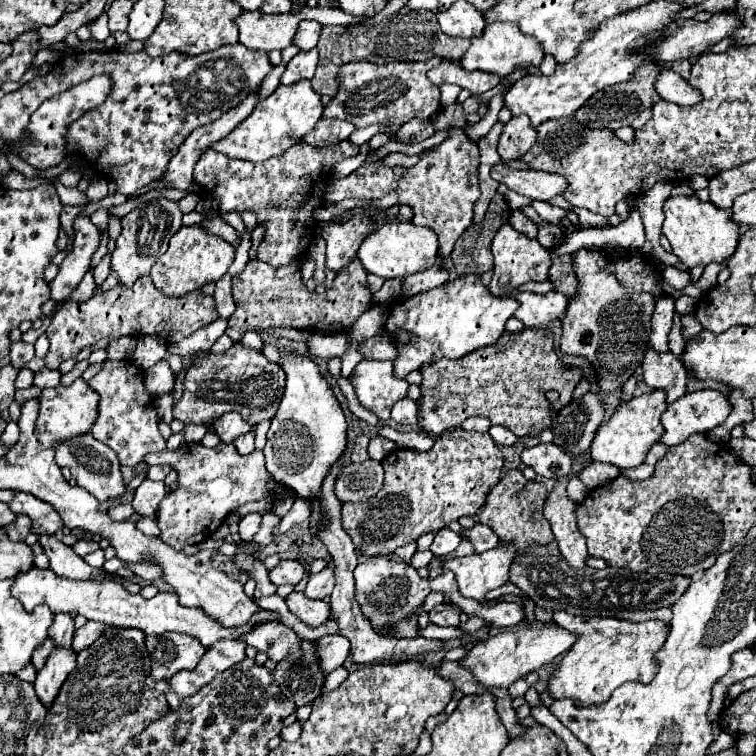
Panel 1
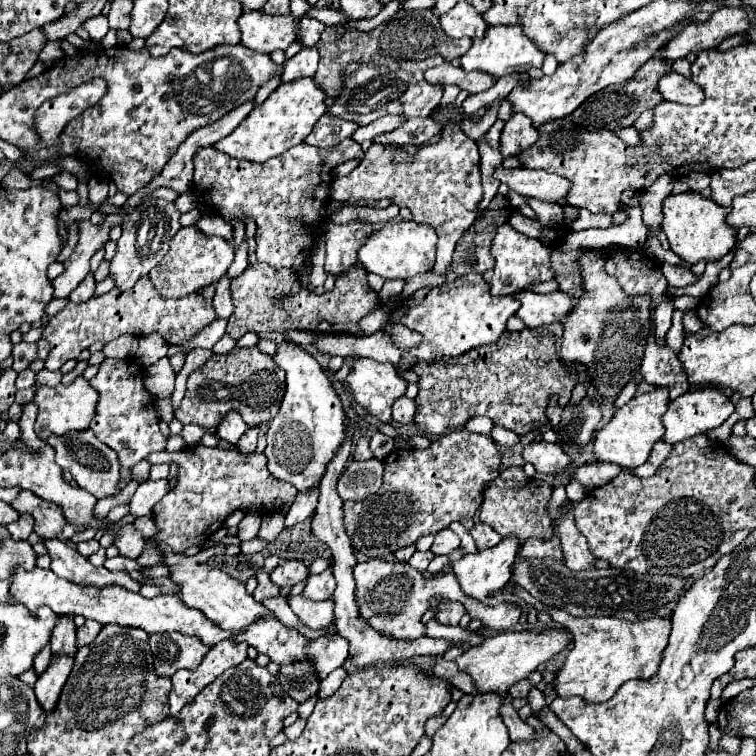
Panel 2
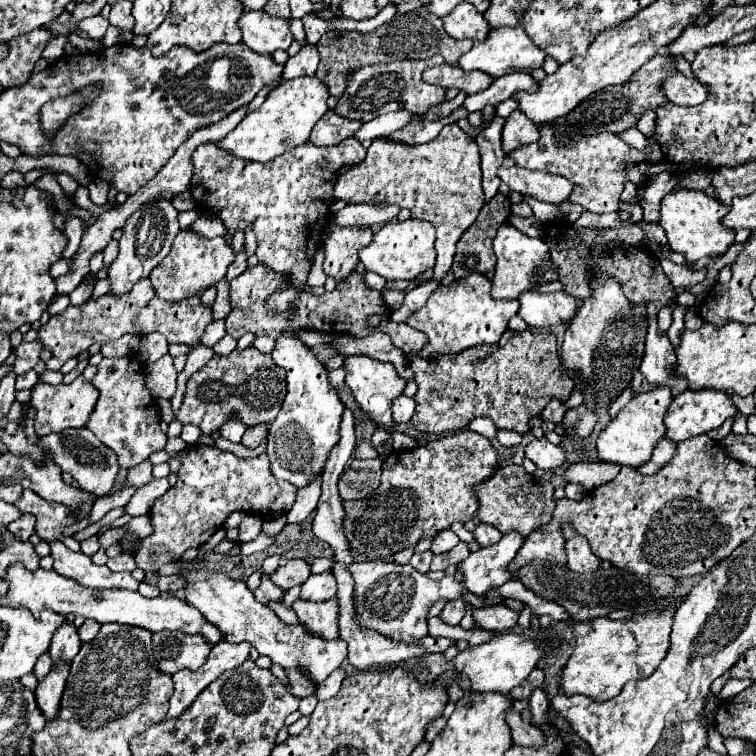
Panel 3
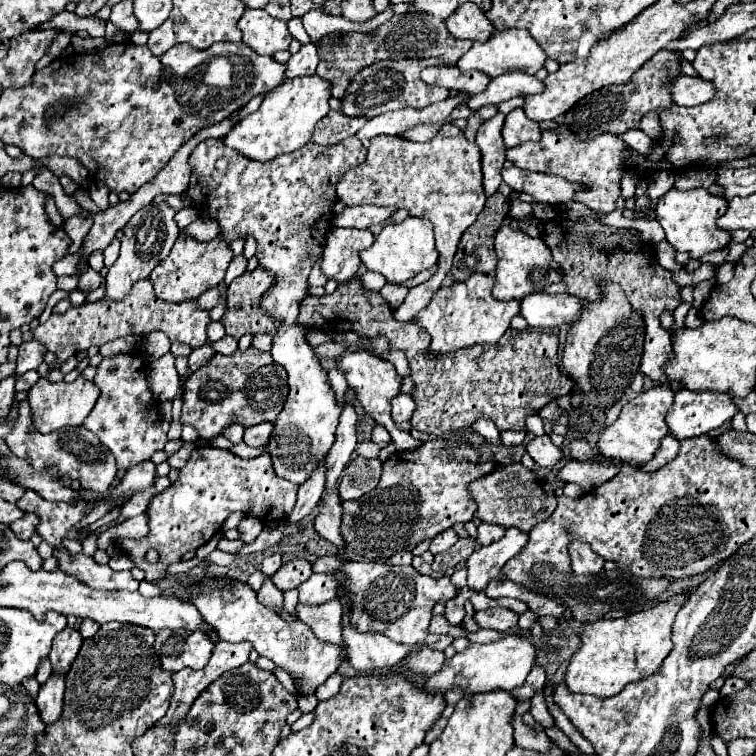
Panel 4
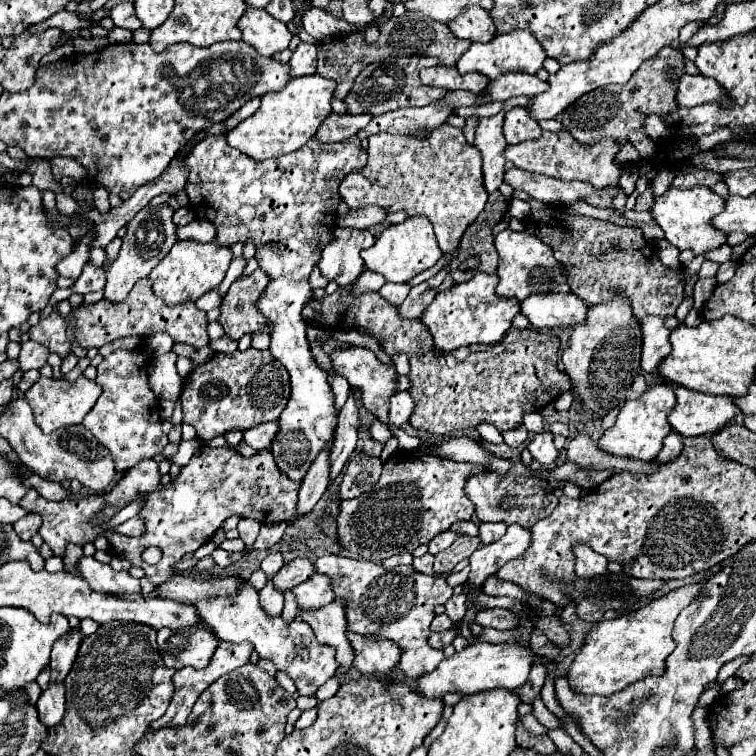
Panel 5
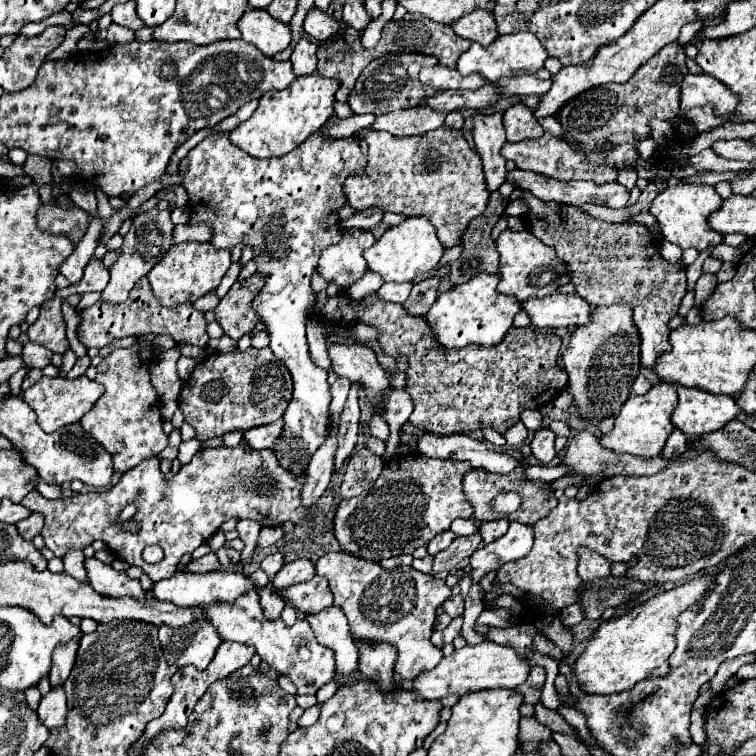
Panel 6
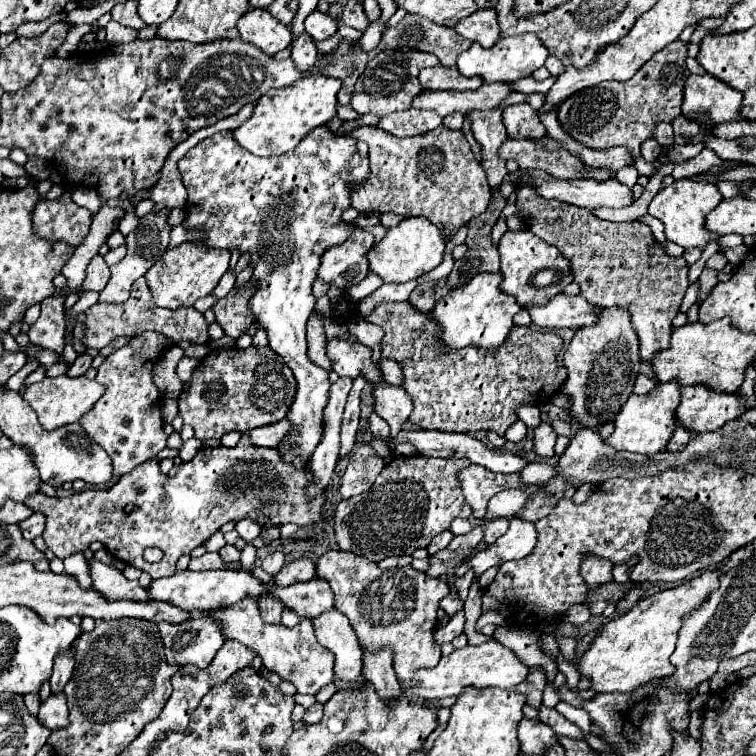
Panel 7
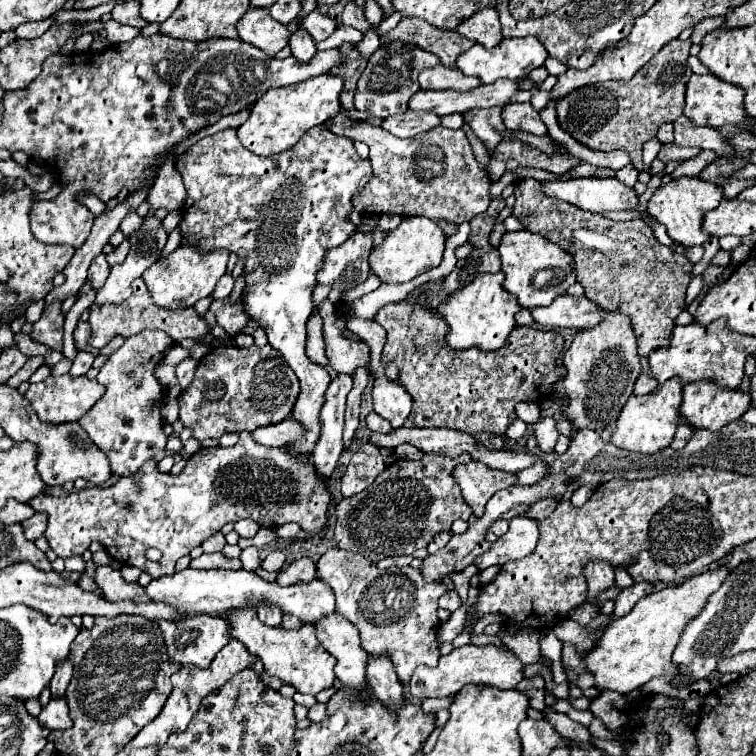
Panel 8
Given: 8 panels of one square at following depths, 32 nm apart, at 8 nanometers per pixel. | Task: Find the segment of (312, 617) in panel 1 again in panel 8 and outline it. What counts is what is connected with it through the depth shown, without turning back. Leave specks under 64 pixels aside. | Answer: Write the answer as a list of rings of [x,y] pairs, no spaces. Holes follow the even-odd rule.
[[[332,612],[332,616],[324,616],[320,624],[314,624],[318,642],[338,660],[334,666],[336,678],[358,690],[362,696],[368,696],[368,680],[366,680],[366,660],[368,652],[360,646],[360,636],[356,628],[344,620],[344,616],[338,616],[338,612]]]

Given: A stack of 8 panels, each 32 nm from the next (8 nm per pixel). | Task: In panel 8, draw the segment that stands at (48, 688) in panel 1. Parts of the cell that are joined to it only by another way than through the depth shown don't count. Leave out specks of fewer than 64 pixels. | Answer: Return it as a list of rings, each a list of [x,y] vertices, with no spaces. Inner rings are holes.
[[[52,698],[46,706],[42,706],[42,712],[38,714],[38,722],[48,730],[66,730],[72,726],[68,716],[66,698]]]

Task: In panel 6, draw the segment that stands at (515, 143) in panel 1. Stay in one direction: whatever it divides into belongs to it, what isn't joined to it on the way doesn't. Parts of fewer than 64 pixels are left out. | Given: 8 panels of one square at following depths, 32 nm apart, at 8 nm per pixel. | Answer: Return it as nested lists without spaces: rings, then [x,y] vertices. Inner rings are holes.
[[[514,104],[504,112],[504,130],[506,130],[508,142],[540,138],[544,134],[542,126],[532,114],[532,108],[524,104]]]

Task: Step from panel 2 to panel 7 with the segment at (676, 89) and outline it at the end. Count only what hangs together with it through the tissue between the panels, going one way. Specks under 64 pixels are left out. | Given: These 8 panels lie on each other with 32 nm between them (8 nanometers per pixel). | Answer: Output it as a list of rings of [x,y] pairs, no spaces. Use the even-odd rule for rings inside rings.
[[[690,74],[684,82],[682,114],[688,118],[708,114],[714,124],[734,122],[740,120],[740,102],[742,94],[714,76]]]

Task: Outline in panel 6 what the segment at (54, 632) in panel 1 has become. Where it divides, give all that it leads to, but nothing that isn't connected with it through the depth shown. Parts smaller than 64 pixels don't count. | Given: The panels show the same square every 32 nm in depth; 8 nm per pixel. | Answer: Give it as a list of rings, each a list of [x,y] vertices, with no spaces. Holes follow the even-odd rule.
[[[76,636],[76,640],[70,640],[68,644],[60,644],[60,648],[56,648],[56,652],[52,652],[52,668],[50,668],[52,686],[62,686],[64,680],[68,678],[68,674],[74,666],[74,660],[76,660],[78,640],[80,640],[80,636]]]

